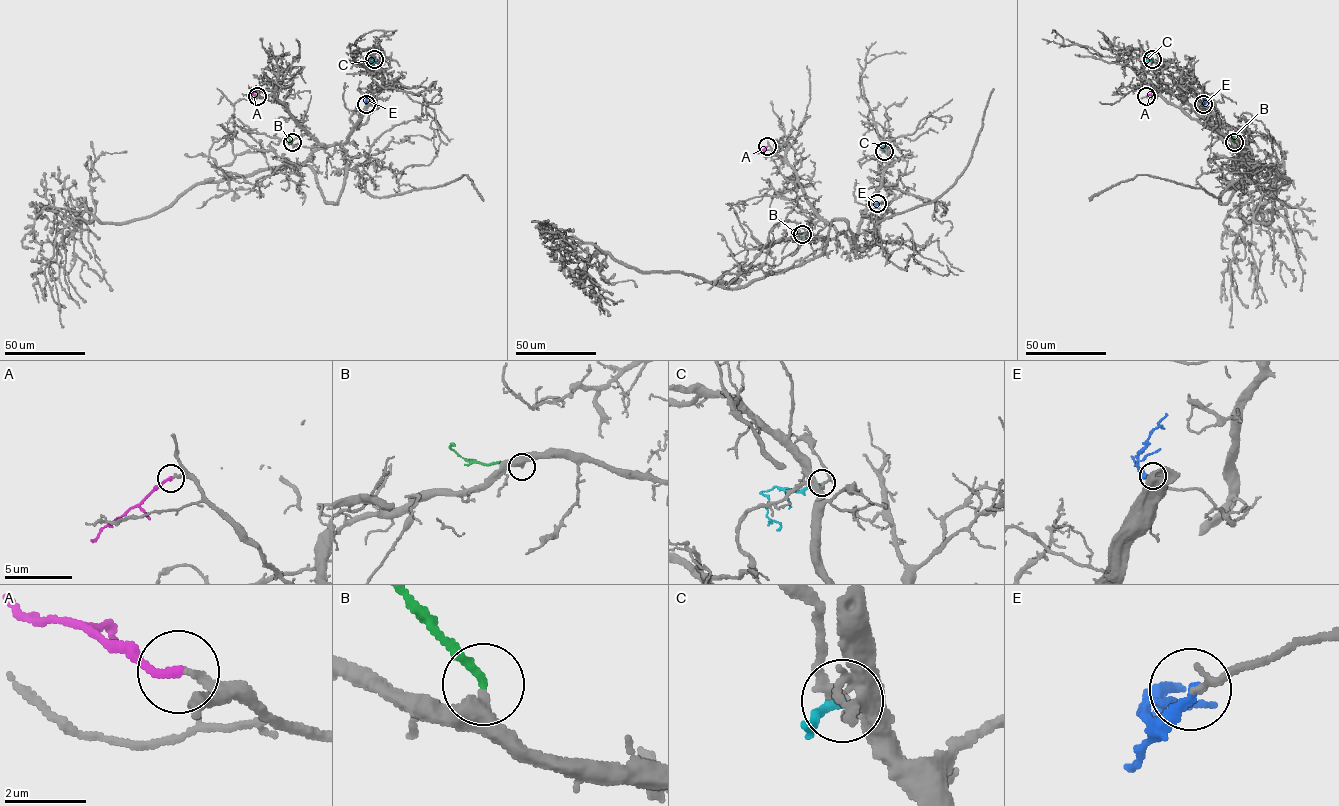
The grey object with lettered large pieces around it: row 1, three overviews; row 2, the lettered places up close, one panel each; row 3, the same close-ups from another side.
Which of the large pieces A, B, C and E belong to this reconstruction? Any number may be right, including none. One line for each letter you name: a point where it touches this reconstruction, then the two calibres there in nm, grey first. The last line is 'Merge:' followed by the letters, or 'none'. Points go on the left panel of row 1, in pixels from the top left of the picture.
A: (257, 96) | 200/200 nm
B: (292, 142) | 360/200 nm
Merge: A, B

